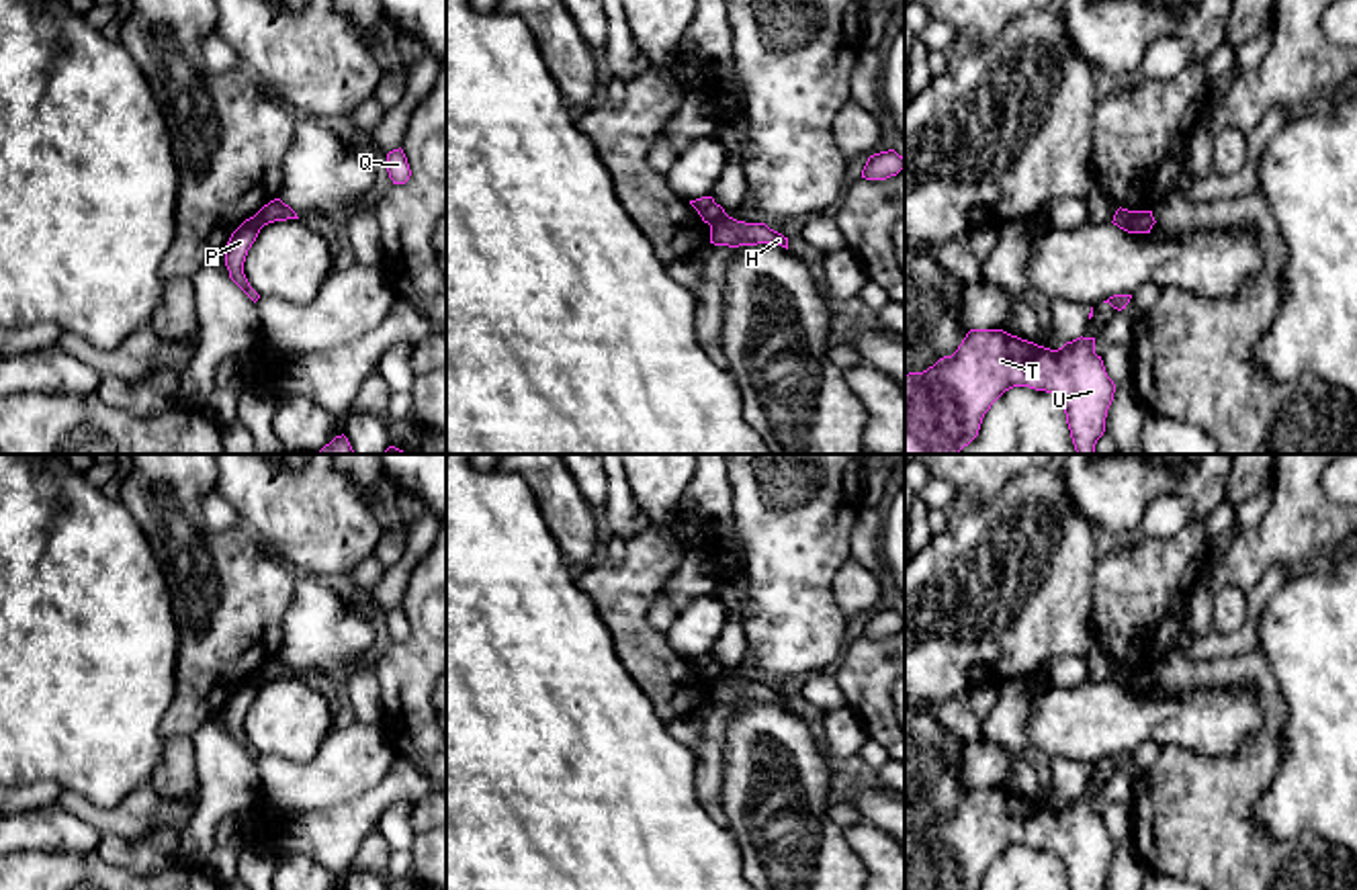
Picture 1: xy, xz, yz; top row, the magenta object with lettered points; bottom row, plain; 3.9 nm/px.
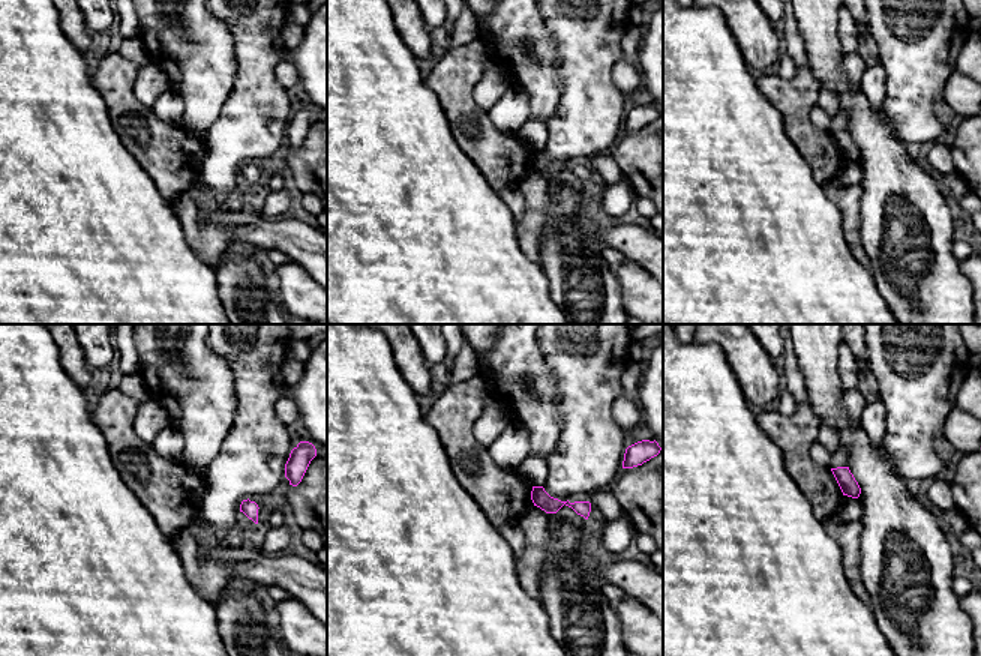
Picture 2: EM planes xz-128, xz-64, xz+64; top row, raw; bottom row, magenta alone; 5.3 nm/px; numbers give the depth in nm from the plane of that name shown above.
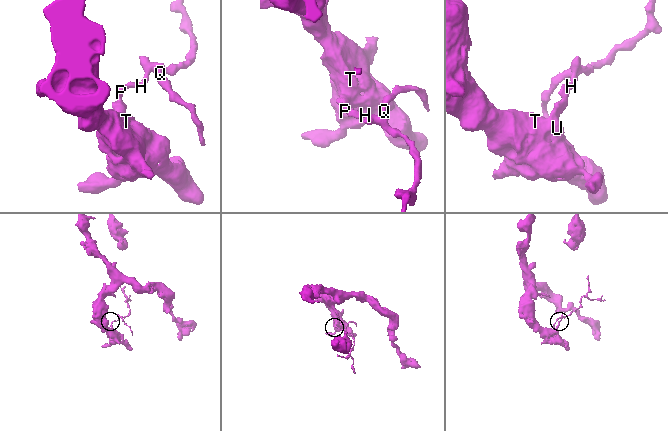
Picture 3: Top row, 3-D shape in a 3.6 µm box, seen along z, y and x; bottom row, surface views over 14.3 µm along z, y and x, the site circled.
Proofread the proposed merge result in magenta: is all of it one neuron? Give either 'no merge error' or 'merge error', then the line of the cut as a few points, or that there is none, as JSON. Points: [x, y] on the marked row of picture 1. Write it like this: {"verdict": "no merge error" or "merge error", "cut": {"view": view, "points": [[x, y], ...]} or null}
{"verdict": "merge error", "cut": {"view": "yz", "points": [[1128, 211], [1128, 224], [1134, 232]]}}

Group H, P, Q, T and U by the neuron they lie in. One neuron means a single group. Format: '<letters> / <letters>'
H Q / P T U

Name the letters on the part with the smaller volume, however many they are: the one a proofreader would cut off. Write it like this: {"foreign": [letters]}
{"foreign": ["H", "Q"]}

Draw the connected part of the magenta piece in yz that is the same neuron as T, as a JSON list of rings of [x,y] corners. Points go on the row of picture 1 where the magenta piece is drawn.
[[[970,329],[952,356],[923,372],[905,374],[905,454],[960,454],[978,436],[991,405],[1013,387],[1058,397],[1077,454],[1095,454],[1115,393],[1101,356],[1095,354],[1095,338],[1081,336],[1050,350],[1003,329]]]

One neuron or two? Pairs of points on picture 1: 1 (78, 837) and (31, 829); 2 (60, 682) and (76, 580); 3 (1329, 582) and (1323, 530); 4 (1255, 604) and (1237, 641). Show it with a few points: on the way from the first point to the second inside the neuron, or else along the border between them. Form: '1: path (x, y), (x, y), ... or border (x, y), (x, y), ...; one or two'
1: path (66, 833), (44, 829); one
2: path (60, 657), (62, 604); one
3: border (1325, 557), (1290, 573); two
4: path (1253, 612), (1251, 627), (1245, 633); one

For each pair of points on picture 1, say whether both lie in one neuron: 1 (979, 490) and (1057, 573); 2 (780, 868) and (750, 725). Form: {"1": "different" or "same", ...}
{"1": "different", "2": "same"}

